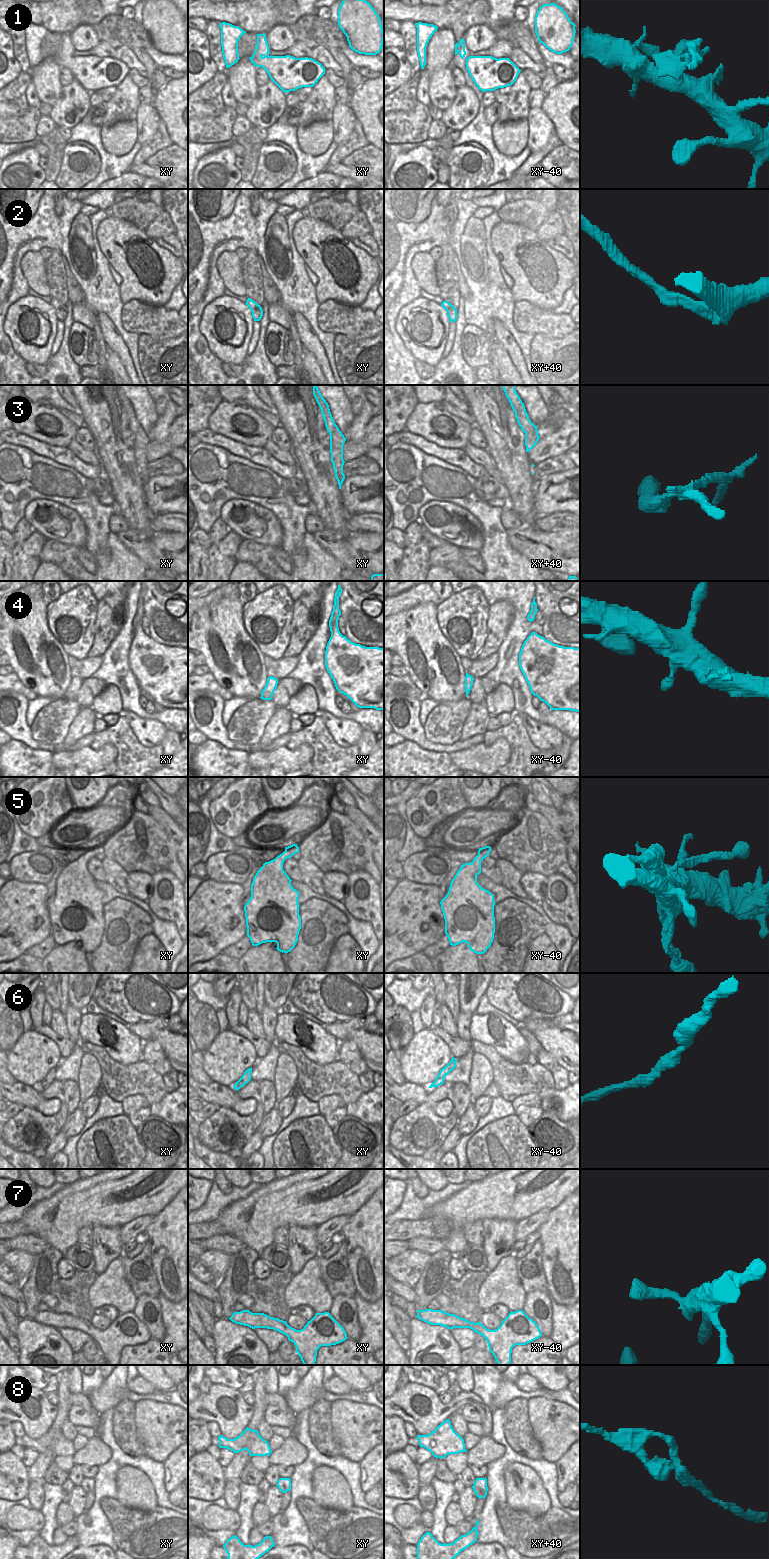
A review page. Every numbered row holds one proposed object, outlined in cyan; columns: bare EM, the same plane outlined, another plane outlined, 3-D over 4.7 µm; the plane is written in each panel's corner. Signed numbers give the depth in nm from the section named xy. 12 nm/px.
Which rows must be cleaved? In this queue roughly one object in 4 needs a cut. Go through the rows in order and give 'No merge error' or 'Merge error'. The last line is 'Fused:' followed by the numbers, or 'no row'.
1: Merge error
2: Merge error
3: Merge error
4: No merge error
5: No merge error
6: No merge error
7: No merge error
8: No merge error
Fused: 1, 2, 3

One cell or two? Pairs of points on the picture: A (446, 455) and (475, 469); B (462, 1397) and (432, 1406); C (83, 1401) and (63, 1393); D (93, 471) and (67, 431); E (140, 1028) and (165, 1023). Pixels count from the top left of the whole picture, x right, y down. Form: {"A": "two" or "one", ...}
{"A": "one", "B": "one", "C": "two", "D": "two", "E": "one"}

